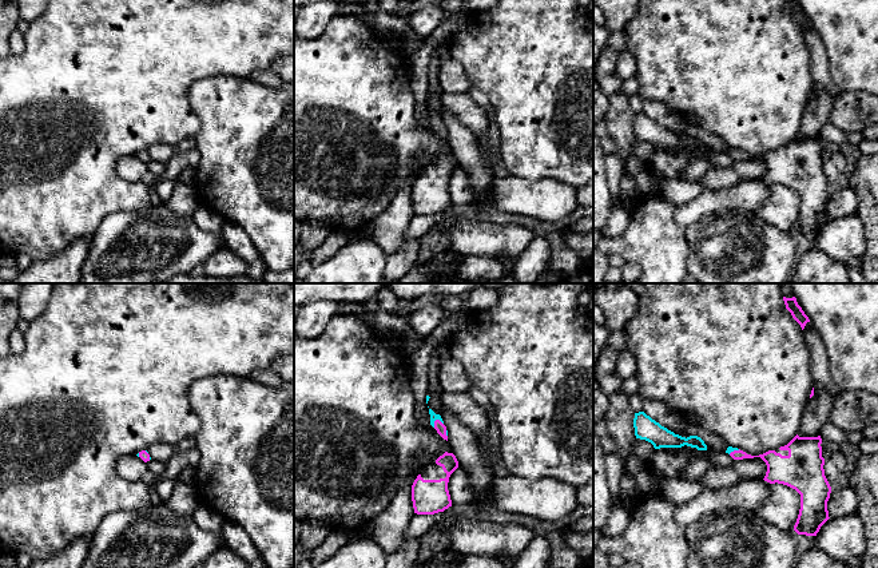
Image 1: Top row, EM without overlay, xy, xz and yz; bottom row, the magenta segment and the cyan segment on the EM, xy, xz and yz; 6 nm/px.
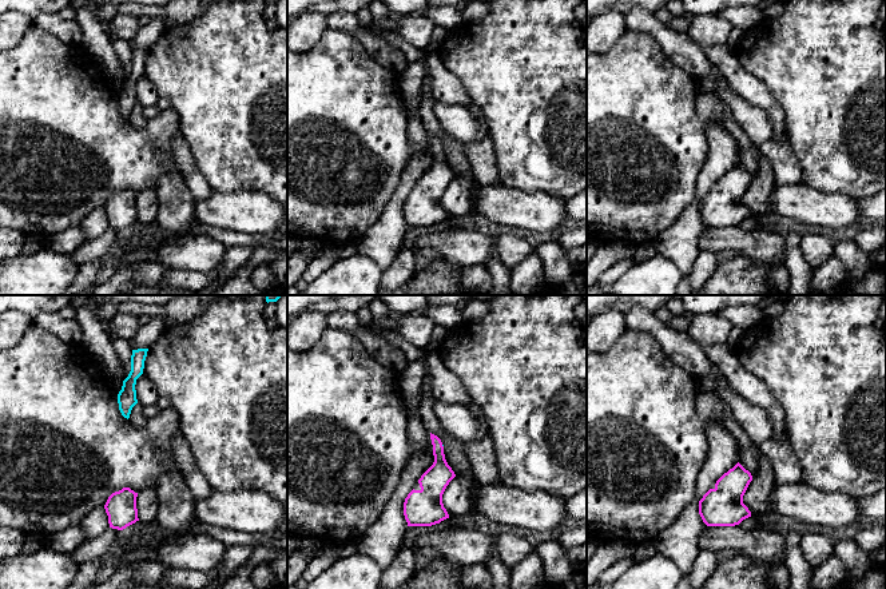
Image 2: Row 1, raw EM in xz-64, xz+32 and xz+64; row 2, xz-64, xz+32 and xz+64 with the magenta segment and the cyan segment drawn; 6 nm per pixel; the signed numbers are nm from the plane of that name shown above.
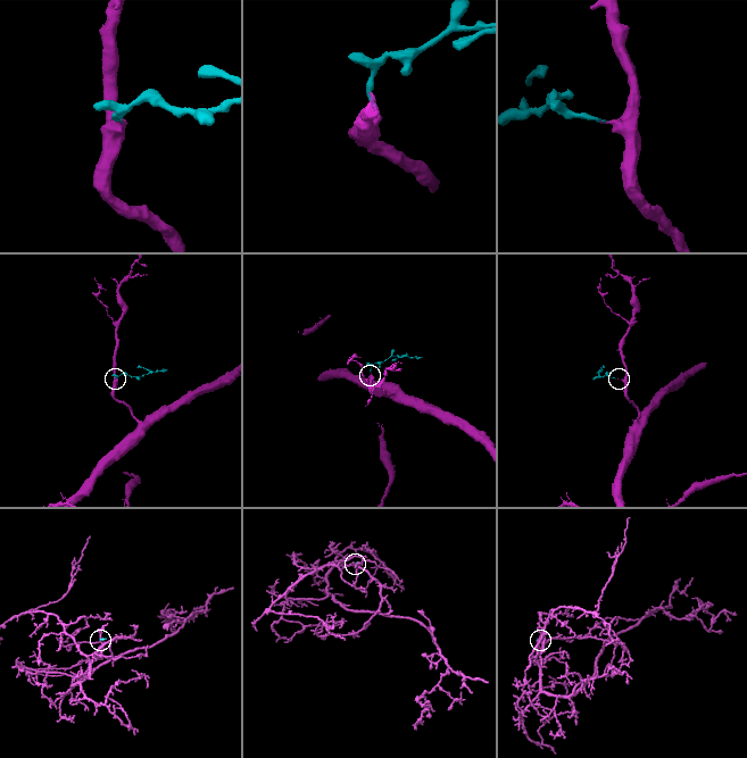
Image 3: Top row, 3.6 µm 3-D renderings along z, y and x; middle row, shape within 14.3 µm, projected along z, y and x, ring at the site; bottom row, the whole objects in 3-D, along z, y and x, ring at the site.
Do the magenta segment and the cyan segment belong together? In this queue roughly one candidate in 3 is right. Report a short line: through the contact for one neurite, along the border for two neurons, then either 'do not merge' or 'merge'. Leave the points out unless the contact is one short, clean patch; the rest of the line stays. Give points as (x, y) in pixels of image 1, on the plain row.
xz (441, 130), (438, 120), (433, 116) | merge

